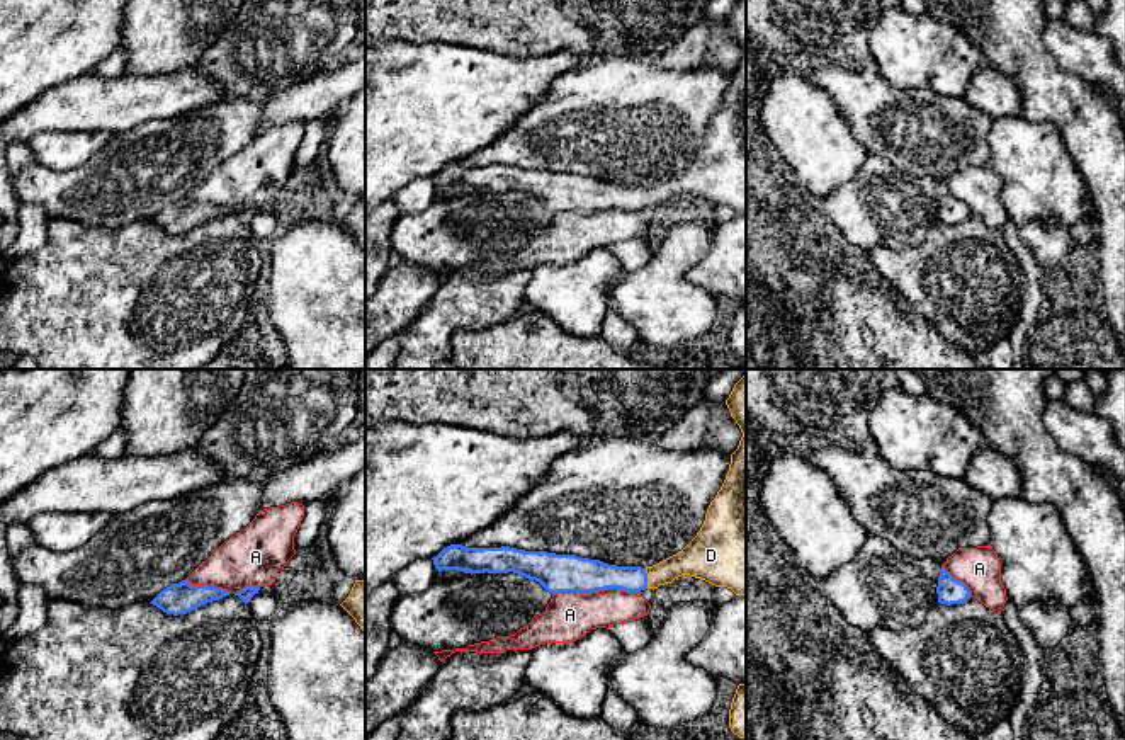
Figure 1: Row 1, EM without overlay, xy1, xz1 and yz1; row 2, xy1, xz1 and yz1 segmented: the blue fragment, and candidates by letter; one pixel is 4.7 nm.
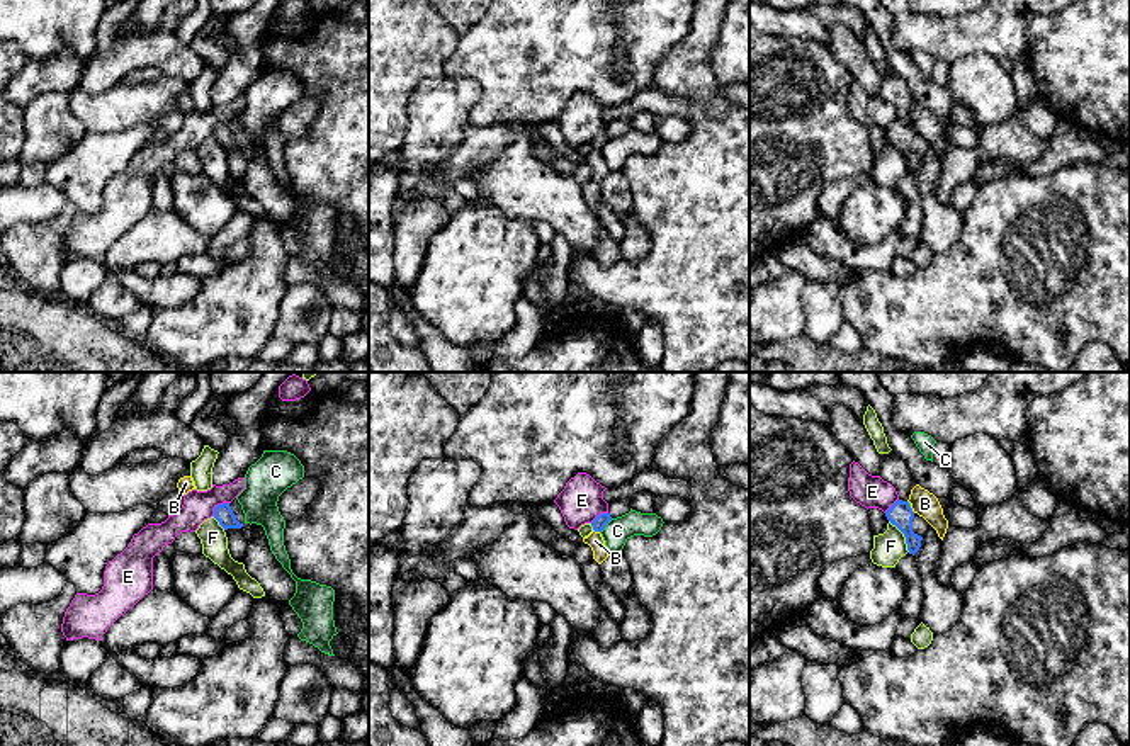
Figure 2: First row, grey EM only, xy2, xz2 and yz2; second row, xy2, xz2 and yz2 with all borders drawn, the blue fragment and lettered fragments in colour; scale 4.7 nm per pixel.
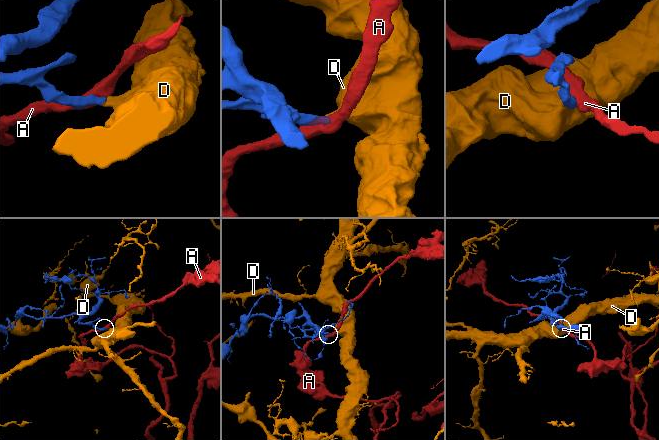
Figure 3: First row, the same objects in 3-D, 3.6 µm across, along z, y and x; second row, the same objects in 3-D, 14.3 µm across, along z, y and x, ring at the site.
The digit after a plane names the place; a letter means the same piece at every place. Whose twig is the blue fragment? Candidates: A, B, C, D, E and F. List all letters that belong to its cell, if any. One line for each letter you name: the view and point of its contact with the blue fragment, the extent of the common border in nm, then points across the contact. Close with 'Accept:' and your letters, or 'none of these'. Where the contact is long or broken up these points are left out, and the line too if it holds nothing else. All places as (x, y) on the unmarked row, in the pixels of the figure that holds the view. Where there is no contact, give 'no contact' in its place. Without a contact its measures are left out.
D: xz1 (646, 198) | 100 nm | across xz1 (593, 194), (646, 198), (695, 179)
Accept: D

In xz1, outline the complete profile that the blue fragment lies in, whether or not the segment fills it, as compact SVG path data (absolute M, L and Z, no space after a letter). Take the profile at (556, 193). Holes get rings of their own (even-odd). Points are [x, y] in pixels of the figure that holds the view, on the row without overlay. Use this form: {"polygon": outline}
{"polygon": "M738 0L726 19L743 56L731 73L726 99L710 121L697 155L676 174L653 185L617 185L600 179L510 165L466 167L450 163L433 175L438 191L518 192L547 211L598 211L620 208L641 211L671 202L681 194L727 206L746 214L746 0Z"}

